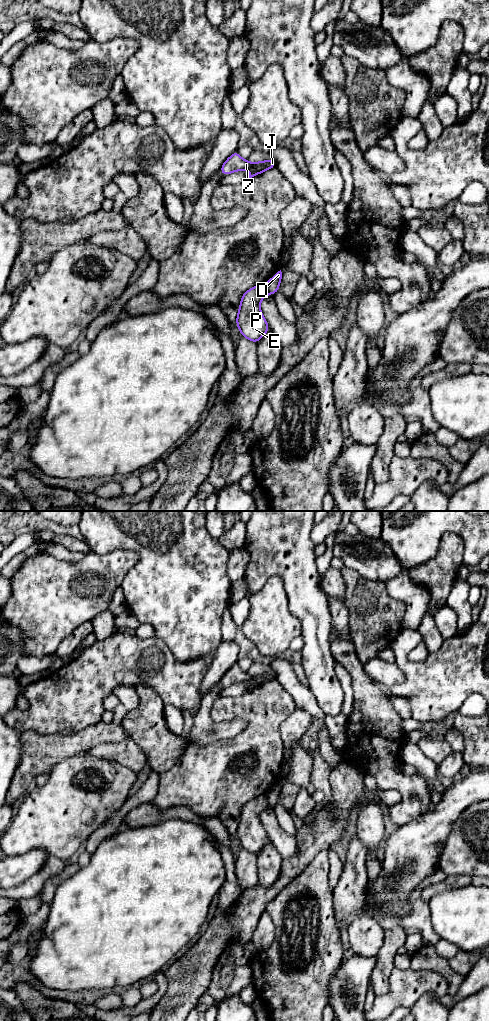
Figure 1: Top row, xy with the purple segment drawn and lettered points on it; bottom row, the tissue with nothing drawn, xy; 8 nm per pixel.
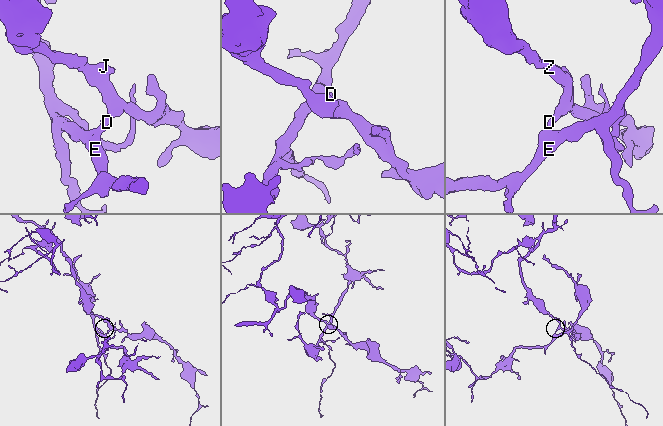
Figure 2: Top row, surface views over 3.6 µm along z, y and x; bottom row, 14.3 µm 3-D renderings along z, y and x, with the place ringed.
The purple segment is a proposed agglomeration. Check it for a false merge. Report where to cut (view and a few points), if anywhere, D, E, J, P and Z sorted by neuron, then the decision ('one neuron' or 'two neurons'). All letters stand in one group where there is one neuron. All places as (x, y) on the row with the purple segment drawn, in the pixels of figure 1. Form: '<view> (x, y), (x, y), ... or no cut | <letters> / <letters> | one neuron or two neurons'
xy (265, 284), (269, 293) | D J Z / E P | two neurons

